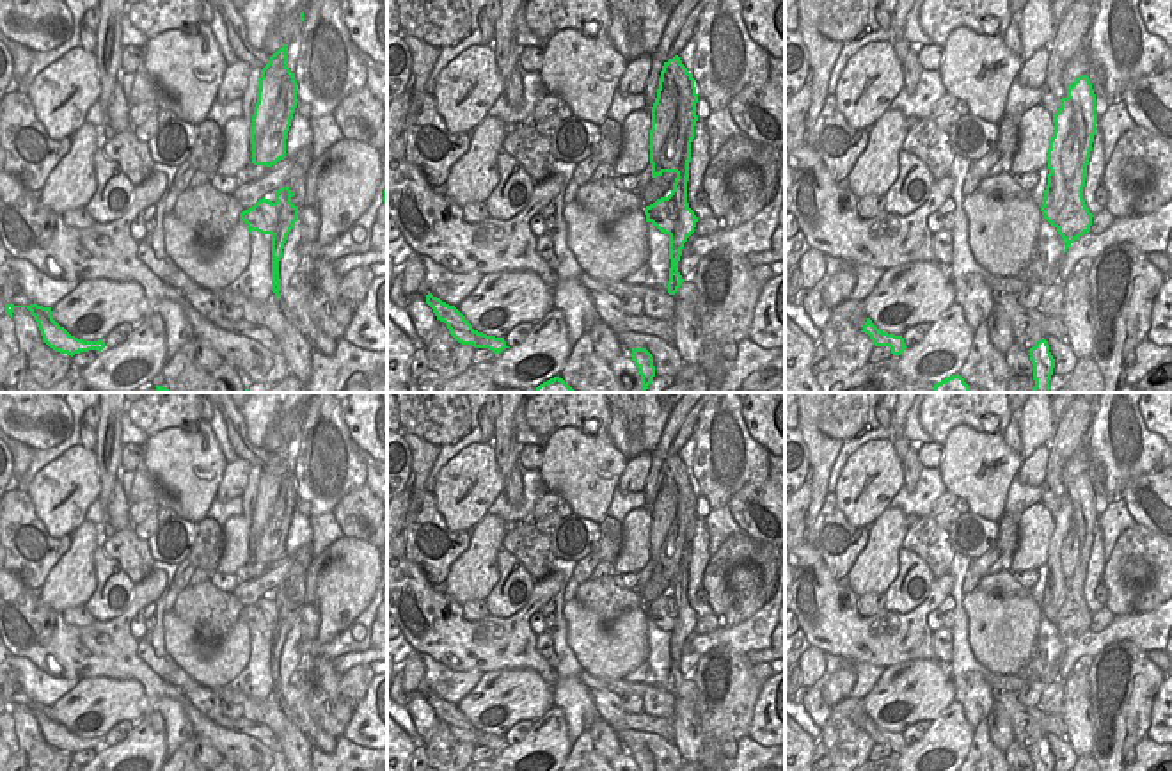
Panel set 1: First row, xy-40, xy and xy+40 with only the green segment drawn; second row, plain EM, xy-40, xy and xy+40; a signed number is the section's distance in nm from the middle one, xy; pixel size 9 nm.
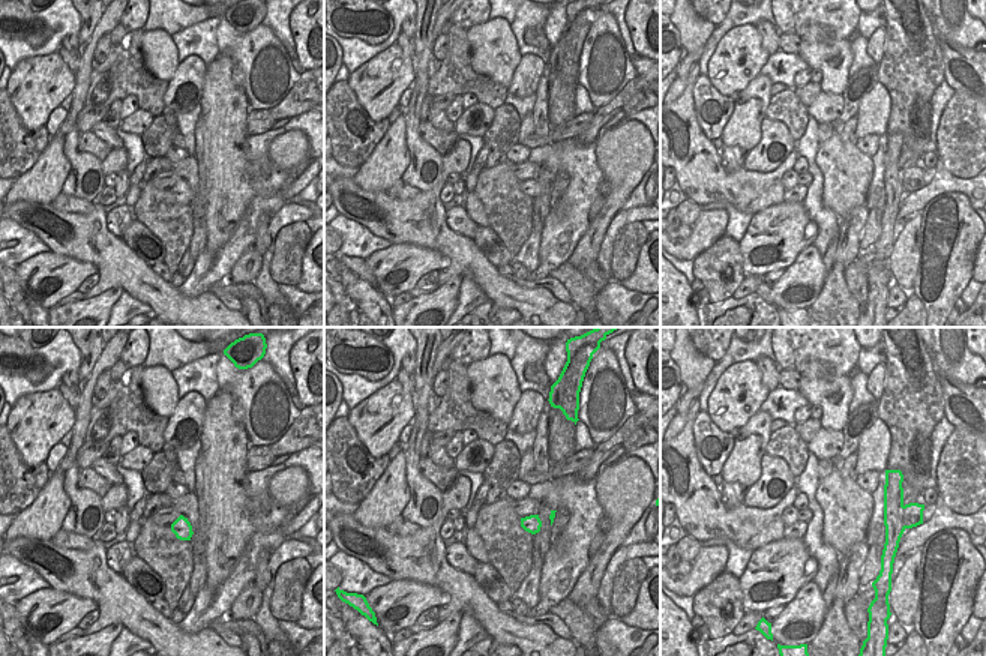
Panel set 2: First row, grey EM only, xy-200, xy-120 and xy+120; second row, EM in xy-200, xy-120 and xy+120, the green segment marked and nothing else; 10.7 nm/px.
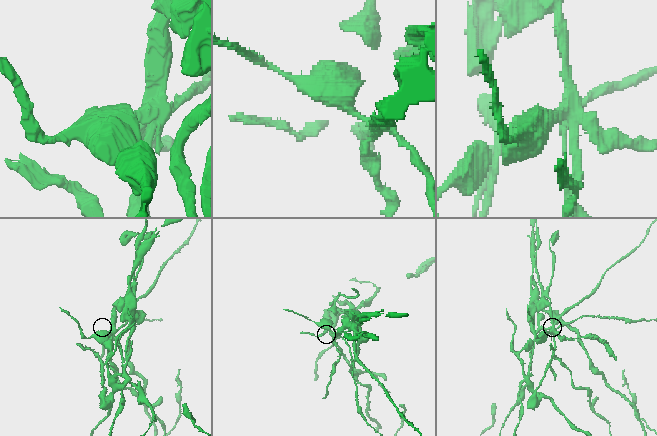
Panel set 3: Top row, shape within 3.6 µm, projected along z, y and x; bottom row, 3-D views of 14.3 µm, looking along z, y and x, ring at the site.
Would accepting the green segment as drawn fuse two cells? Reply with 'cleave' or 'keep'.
cleave

